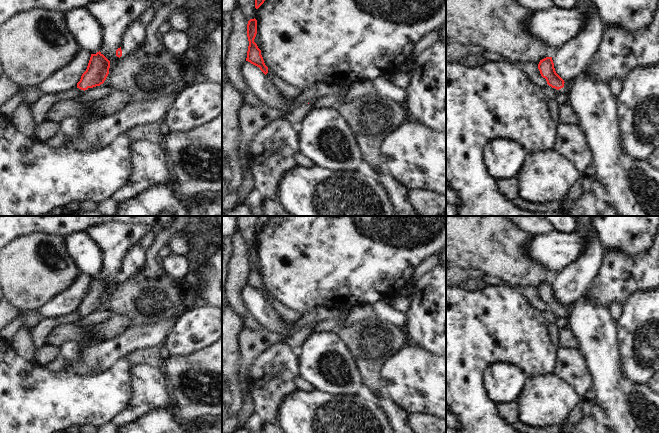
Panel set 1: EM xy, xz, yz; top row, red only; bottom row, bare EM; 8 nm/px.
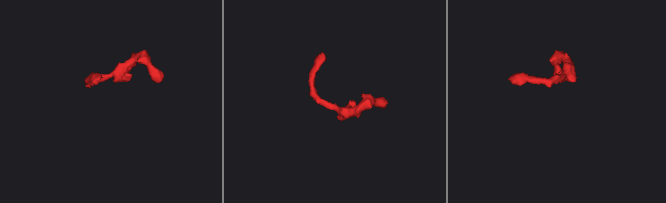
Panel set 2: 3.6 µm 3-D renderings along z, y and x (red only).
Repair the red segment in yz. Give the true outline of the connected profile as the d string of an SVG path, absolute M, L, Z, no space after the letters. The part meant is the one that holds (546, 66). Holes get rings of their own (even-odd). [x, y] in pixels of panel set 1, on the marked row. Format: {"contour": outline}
{"contour": "M546 57L540 60L538 69L547 84L555 88L560 94L567 94L569 91L569 82L565 82L555 71L552 57Z"}

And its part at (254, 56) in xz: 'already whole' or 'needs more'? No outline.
already whole

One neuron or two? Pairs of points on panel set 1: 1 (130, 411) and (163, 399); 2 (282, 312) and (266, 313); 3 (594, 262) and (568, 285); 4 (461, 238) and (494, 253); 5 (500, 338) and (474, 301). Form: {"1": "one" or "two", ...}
{"1": "one", "2": "two", "3": "one", "4": "one", "5": "one"}

